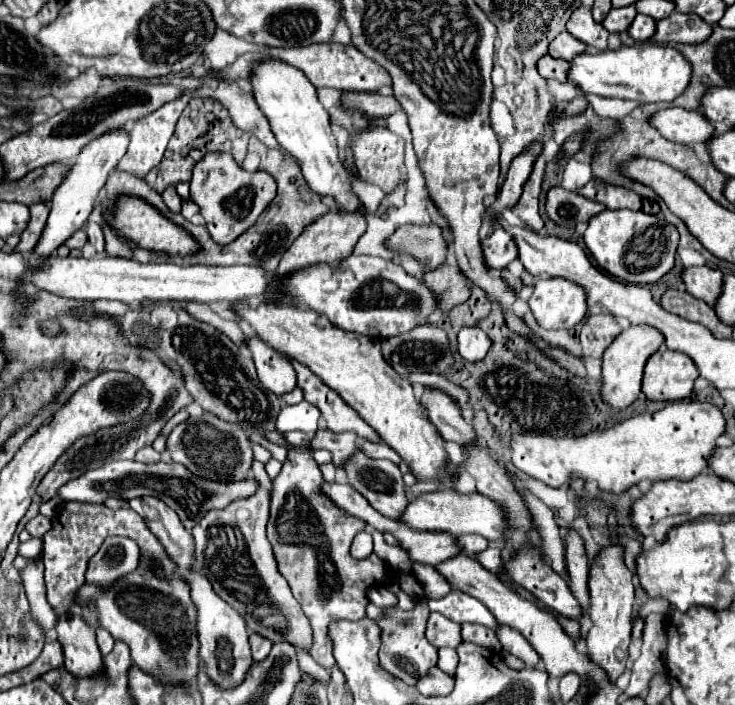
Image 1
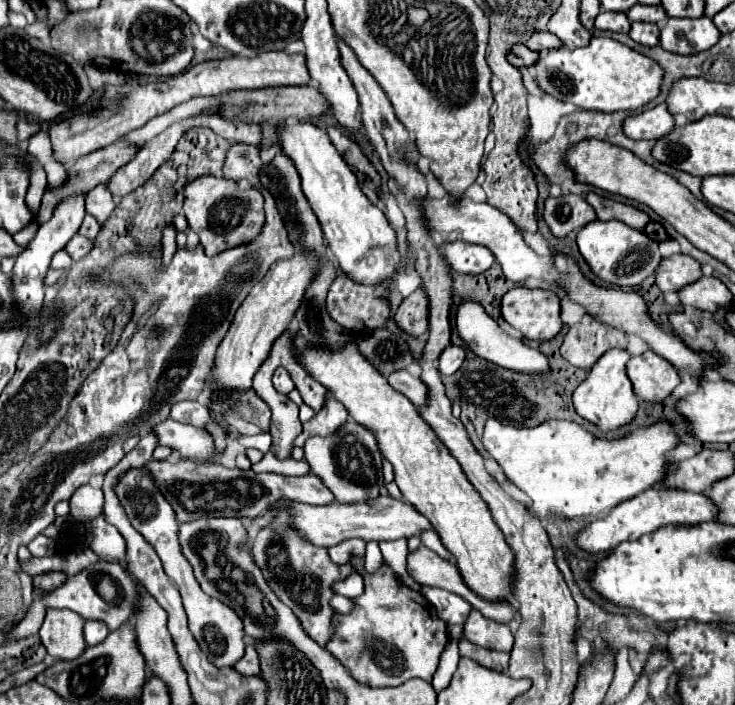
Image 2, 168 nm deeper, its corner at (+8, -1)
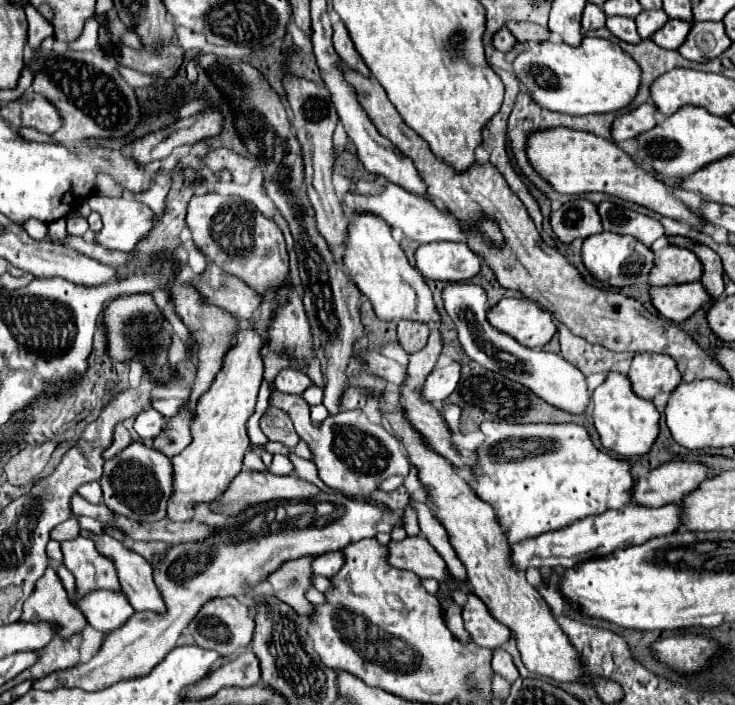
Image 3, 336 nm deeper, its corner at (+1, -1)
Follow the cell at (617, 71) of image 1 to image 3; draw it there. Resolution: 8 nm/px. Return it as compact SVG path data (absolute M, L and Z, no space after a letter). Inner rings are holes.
M587 36L579 46L541 42L537 52L523 50L513 60L513 72L537 106L569 116L621 110L631 104L639 88L639 66L617 44L605 38Z

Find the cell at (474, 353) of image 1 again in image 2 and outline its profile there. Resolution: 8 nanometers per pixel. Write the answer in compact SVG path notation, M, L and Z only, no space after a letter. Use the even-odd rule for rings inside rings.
M450 344L448 348L444 348L444 352L440 354L440 360L438 360L438 370L442 376L450 376L454 374L462 362L466 360L466 348L462 344Z

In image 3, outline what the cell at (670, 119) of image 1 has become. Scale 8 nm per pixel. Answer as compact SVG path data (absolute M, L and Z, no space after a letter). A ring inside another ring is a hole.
M645 102L639 108L633 108L629 112L619 114L611 124L611 136L615 142L629 140L629 138L635 138L639 132L653 128L655 124L657 124L655 106L651 102Z

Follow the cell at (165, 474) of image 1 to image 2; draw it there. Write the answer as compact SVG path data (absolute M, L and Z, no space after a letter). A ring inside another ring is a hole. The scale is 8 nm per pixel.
M150 460L144 464L150 472L156 488L174 508L178 524L198 520L204 516L244 516L256 518L266 508L276 502L280 496L286 496L294 502L304 504L330 504L334 494L324 486L324 482L314 476L280 476L280 474L256 474L254 470L238 470L238 468L224 468L222 464L196 464L192 460Z

